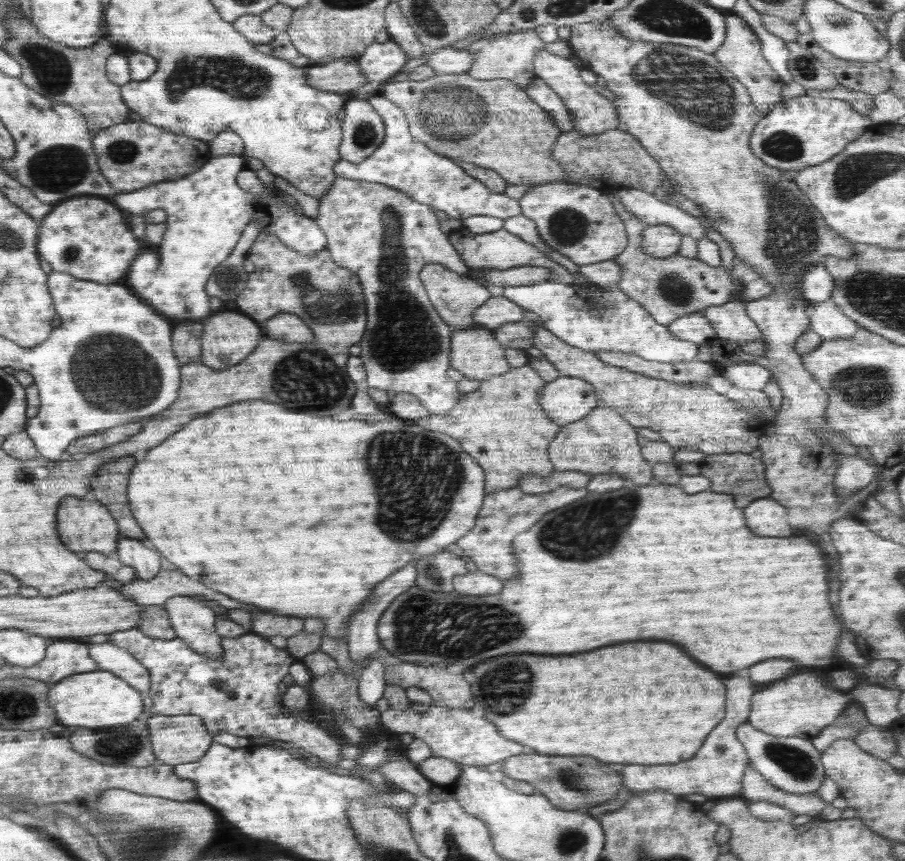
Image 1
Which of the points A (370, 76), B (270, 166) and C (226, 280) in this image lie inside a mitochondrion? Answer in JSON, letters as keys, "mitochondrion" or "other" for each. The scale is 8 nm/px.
{"A":"other","B":"other","C":"mitochondrion"}

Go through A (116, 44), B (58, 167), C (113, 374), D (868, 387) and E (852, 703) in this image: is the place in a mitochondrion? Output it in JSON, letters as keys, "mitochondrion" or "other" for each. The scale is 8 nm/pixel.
{"A":"other","B":"mitochondrion","C":"mitochondrion","D":"mitochondrion","E":"other"}

